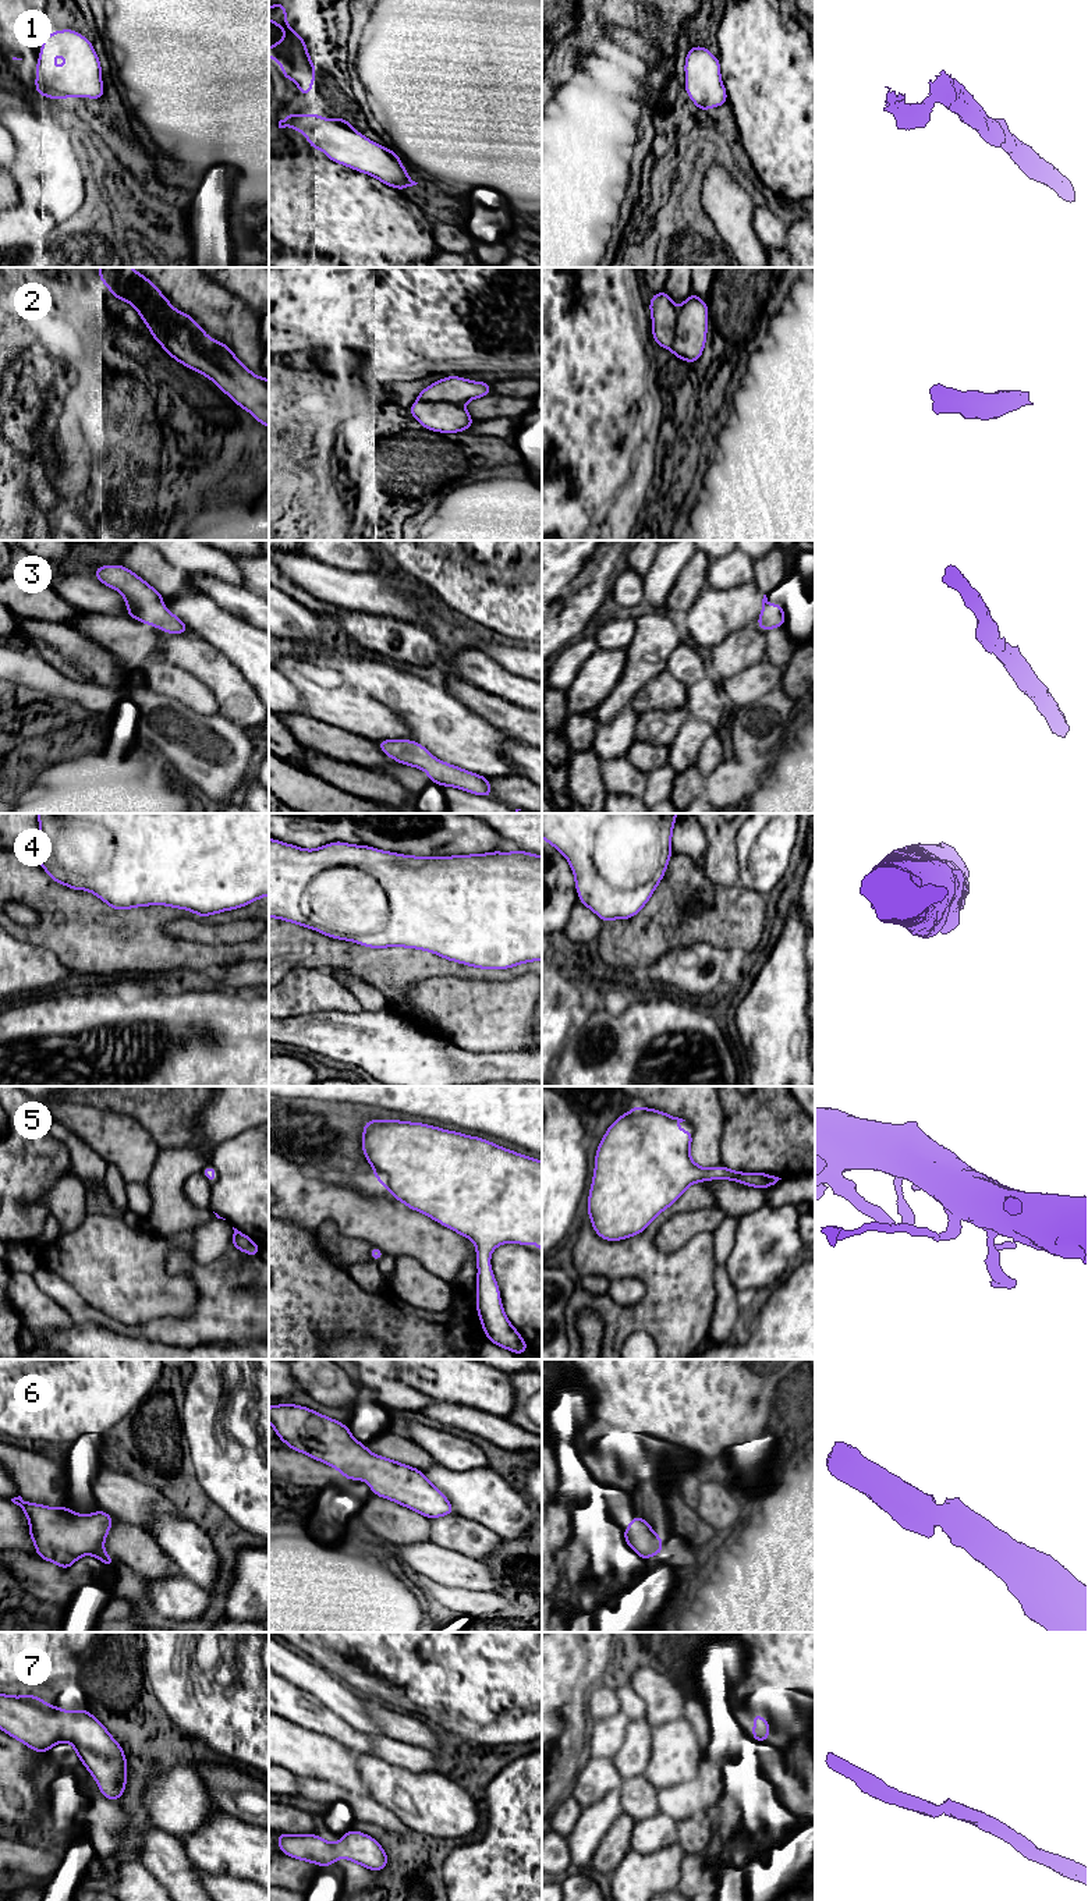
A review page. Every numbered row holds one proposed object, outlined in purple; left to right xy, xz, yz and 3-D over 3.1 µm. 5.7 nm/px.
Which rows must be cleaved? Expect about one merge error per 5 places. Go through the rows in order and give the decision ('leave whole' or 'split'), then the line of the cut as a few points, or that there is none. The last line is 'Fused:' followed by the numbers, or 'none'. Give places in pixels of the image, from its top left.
1: leave whole; cut none
2: split; cut xy (137, 307), (187, 323), (199, 353), (234, 357)
3: leave whole; cut none
4: leave whole; cut none
5: leave whole; cut none
6: leave whole; cut none
7: leave whole; cut none
Fused: 2

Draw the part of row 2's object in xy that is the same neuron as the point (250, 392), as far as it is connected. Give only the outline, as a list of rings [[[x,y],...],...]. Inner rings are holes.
[[[142,301],[137,311],[167,355],[205,375],[237,405],[269,428],[269,380],[266,377],[254,375],[237,357],[222,354],[217,348],[199,354],[194,345],[195,330],[173,319],[156,318],[148,301]]]

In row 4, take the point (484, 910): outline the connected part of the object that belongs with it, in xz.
[[[269,838],[269,918],[371,948],[418,948],[475,968],[508,969],[542,961],[542,856],[520,850],[412,856],[343,841],[302,850]]]

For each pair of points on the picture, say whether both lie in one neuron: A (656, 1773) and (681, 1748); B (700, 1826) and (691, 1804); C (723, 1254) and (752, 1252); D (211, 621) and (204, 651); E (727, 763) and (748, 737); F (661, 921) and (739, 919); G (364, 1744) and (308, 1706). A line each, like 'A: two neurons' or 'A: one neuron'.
A: one neuron
B: two neurons
C: two neurons
D: one neuron
E: two neurons
F: one neuron
G: one neuron

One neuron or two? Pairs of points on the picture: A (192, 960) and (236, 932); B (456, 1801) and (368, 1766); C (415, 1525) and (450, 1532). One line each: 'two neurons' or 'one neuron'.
A: two neurons
B: one neuron
C: two neurons

